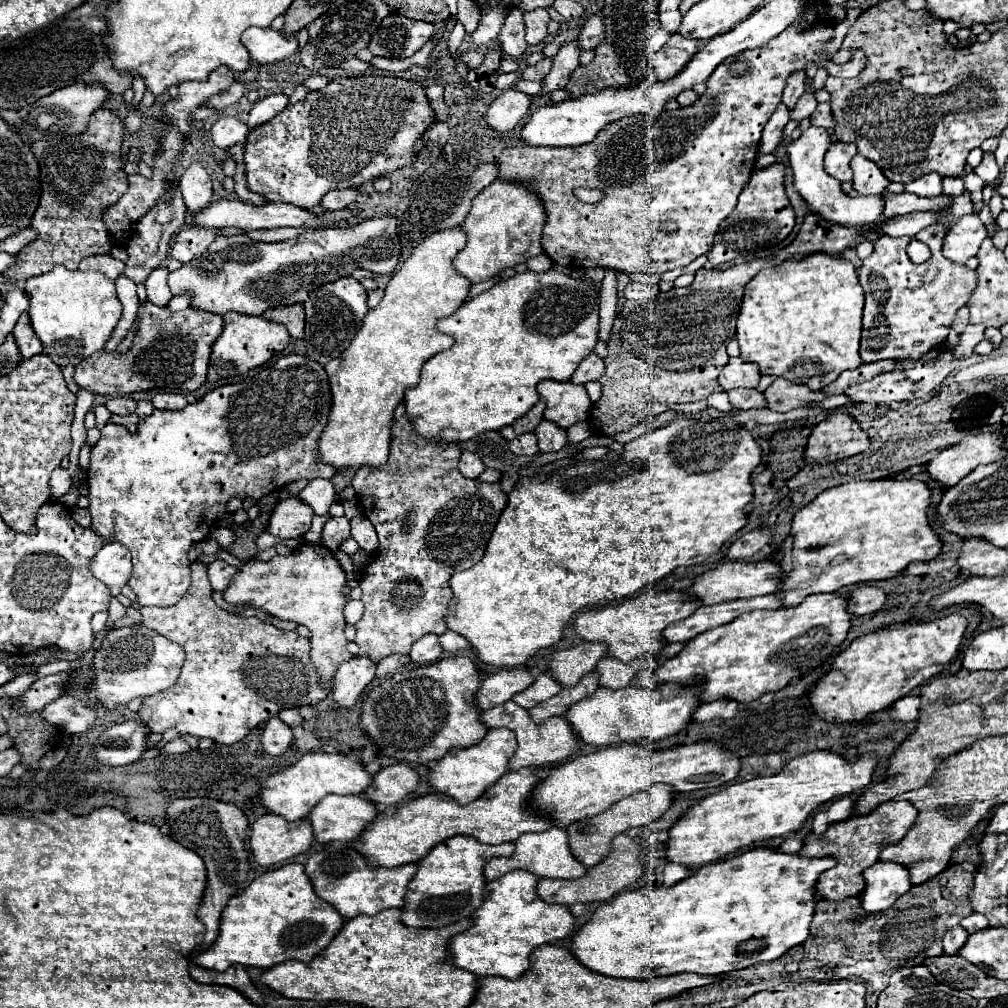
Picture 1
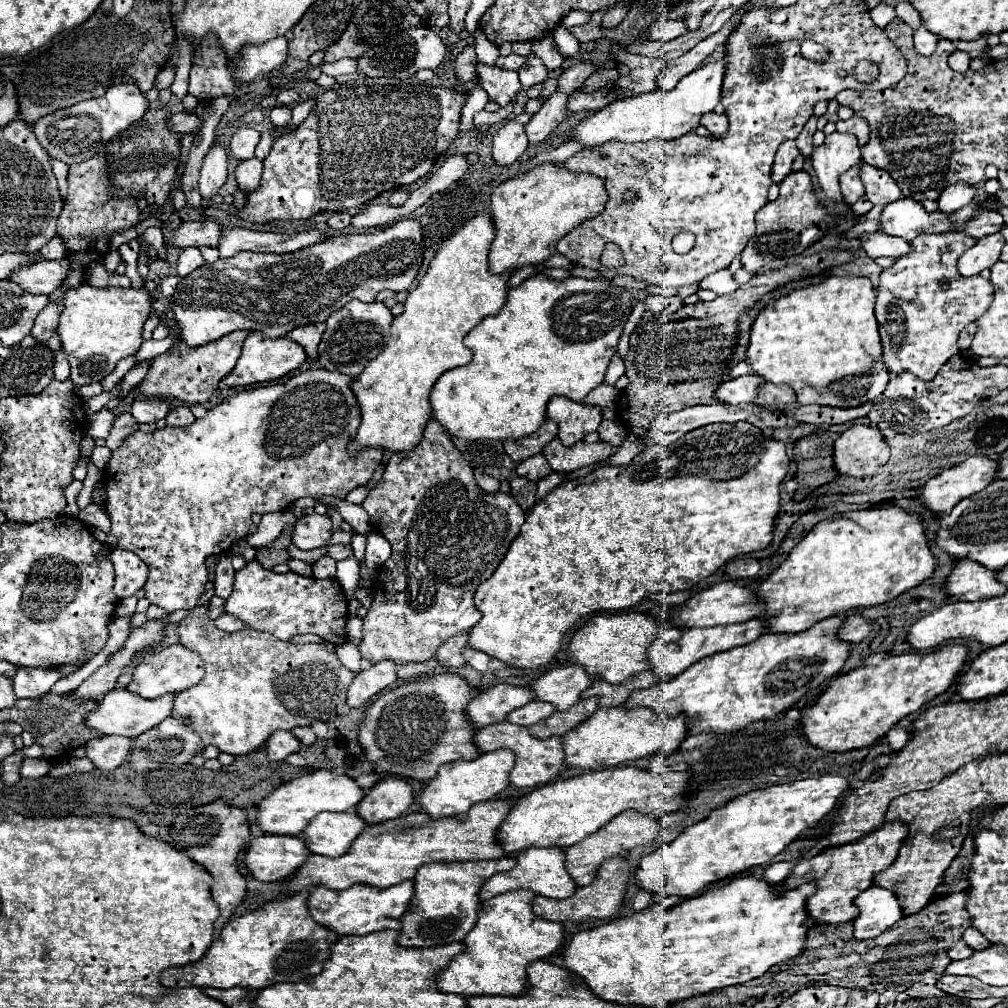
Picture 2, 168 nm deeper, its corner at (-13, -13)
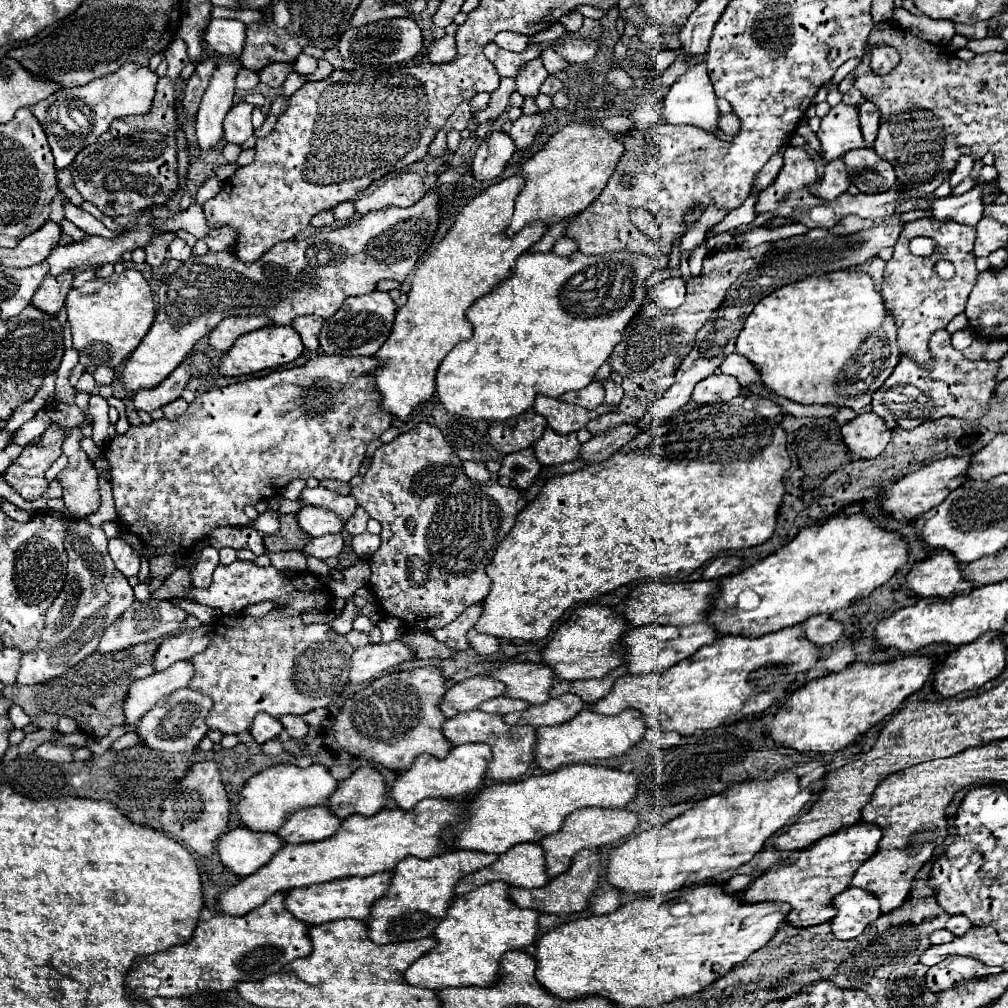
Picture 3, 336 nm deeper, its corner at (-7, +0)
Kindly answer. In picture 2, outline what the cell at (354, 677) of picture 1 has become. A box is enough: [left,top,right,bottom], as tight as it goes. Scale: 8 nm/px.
[348,661,396,707]

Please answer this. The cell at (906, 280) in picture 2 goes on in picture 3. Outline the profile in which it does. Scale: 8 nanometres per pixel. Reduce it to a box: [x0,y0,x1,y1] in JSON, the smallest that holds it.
[880,218,978,364]

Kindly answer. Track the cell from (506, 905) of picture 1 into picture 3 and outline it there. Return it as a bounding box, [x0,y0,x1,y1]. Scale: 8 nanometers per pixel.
[404,882,538,990]

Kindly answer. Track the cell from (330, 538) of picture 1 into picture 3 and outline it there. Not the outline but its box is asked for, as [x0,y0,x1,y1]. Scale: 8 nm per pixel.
[302,534,344,558]

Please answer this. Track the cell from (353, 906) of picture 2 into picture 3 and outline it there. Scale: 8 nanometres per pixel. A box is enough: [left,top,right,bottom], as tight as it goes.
[286,872,392,926]

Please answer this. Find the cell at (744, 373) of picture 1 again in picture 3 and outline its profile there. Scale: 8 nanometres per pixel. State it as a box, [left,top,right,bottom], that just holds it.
[692,374,742,402]

